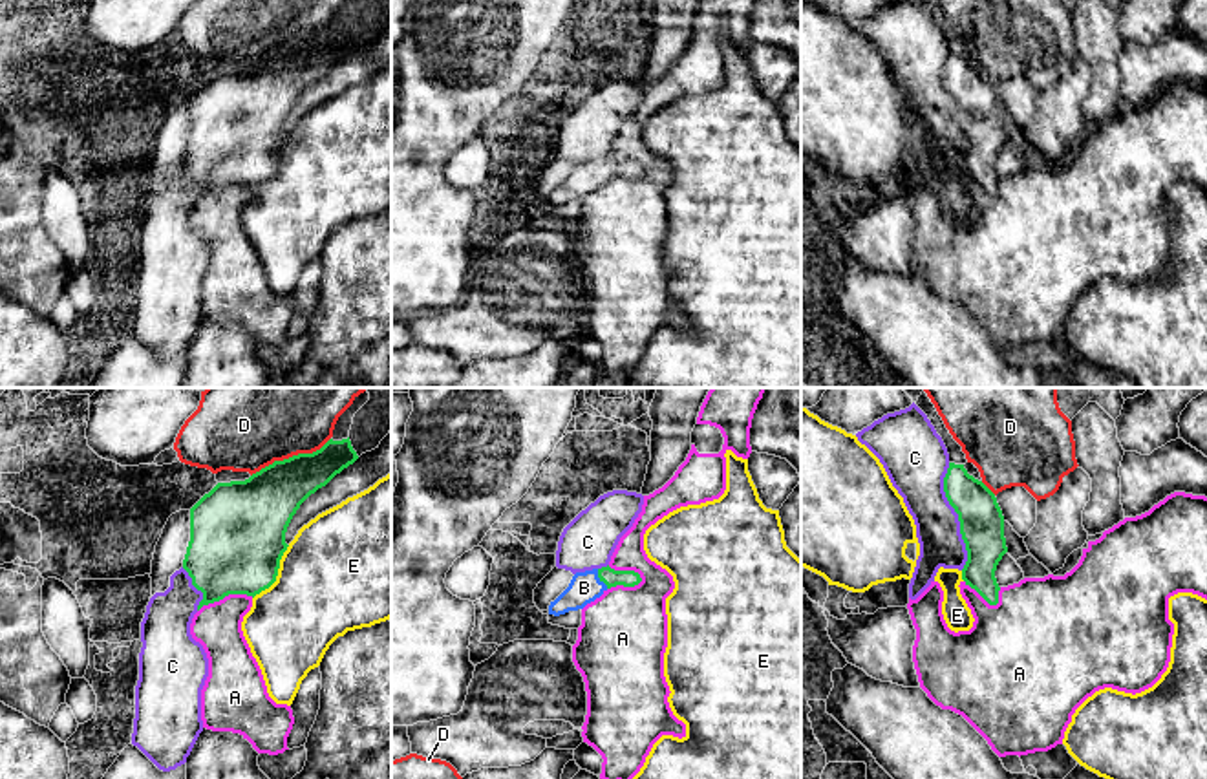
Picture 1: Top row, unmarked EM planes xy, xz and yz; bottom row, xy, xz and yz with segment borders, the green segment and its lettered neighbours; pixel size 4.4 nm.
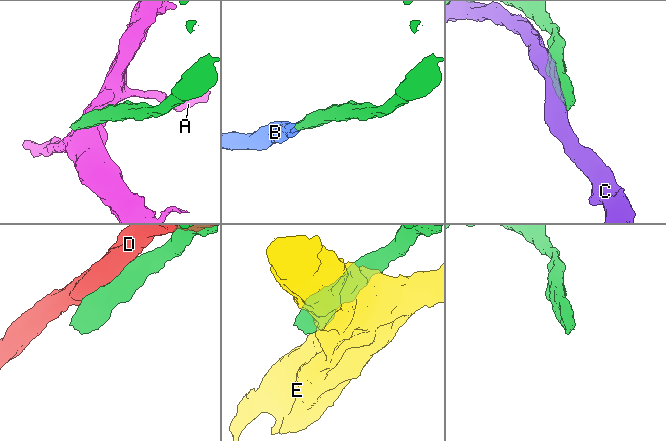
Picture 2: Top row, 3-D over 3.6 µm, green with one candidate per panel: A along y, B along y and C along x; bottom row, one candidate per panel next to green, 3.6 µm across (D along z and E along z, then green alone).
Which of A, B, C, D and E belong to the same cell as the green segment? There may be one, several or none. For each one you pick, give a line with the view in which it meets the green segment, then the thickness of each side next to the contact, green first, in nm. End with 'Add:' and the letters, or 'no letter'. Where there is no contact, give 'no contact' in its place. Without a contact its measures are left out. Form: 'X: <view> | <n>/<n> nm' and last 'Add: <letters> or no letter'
B: xz | 80/140 nm
Add: B

